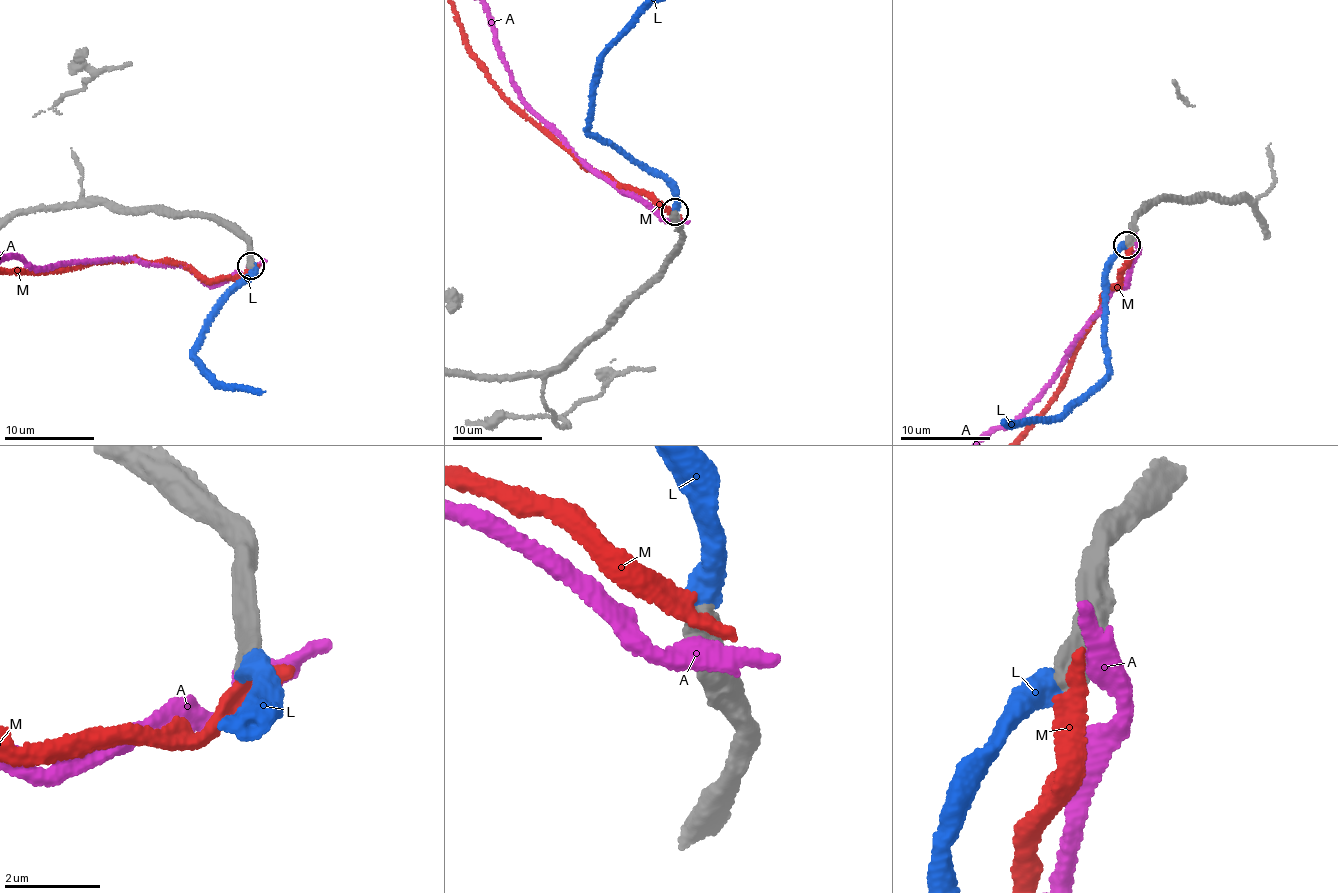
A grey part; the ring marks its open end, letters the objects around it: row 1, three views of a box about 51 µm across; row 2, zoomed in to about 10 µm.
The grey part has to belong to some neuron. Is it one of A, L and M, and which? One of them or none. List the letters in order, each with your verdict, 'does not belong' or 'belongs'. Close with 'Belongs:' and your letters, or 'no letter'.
A: does not belong
L: belongs
M: does not belong
Belongs: L

